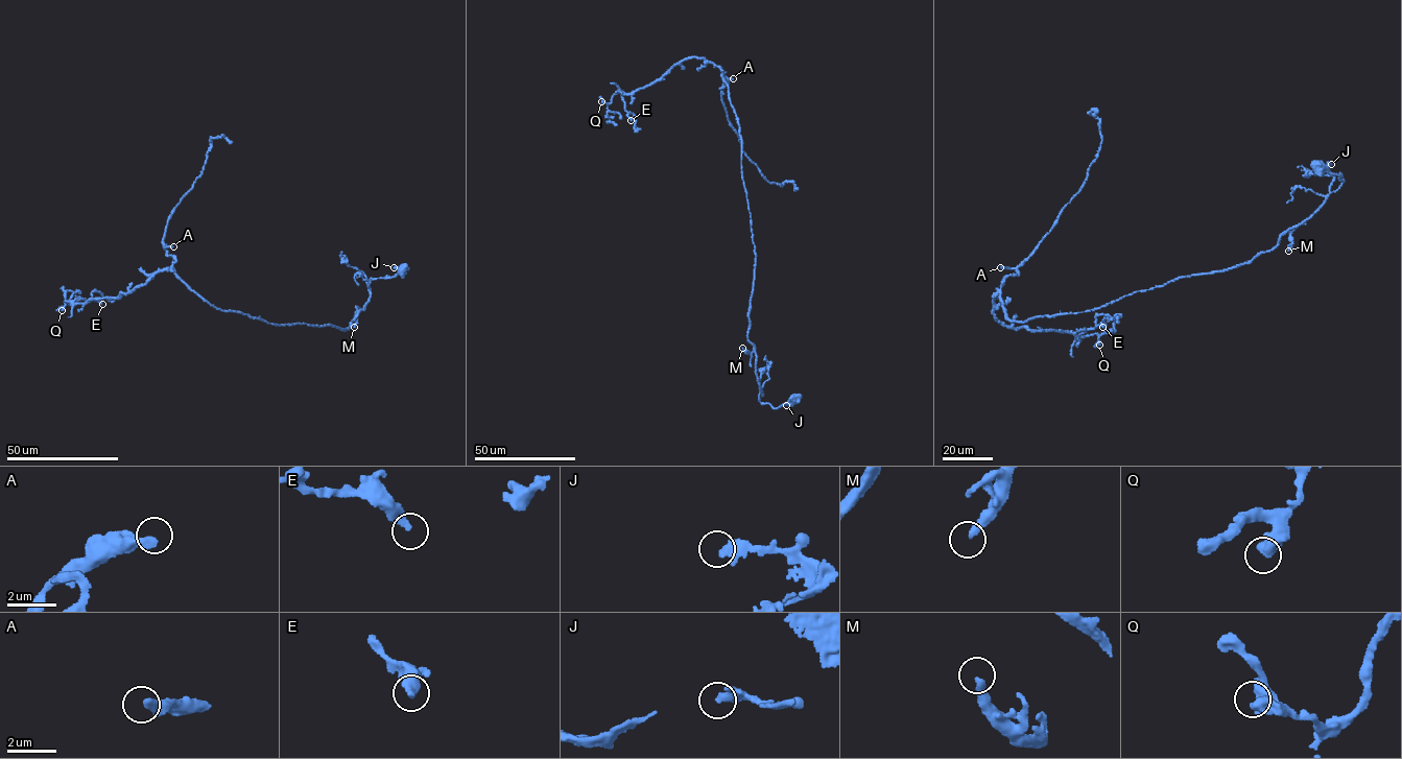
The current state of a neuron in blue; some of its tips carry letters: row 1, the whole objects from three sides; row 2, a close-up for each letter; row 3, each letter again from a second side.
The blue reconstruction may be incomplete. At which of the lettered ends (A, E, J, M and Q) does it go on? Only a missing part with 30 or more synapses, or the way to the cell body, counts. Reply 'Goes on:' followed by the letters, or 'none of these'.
Goes on: none of these

